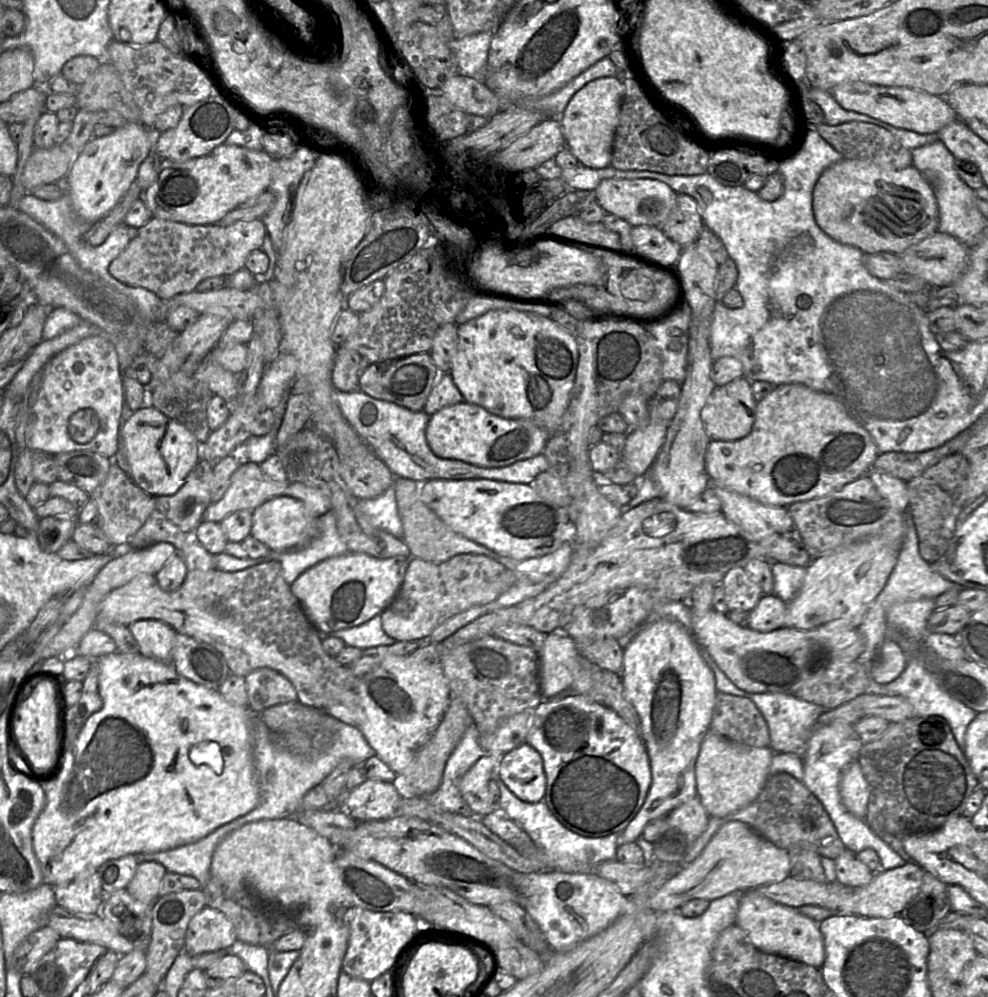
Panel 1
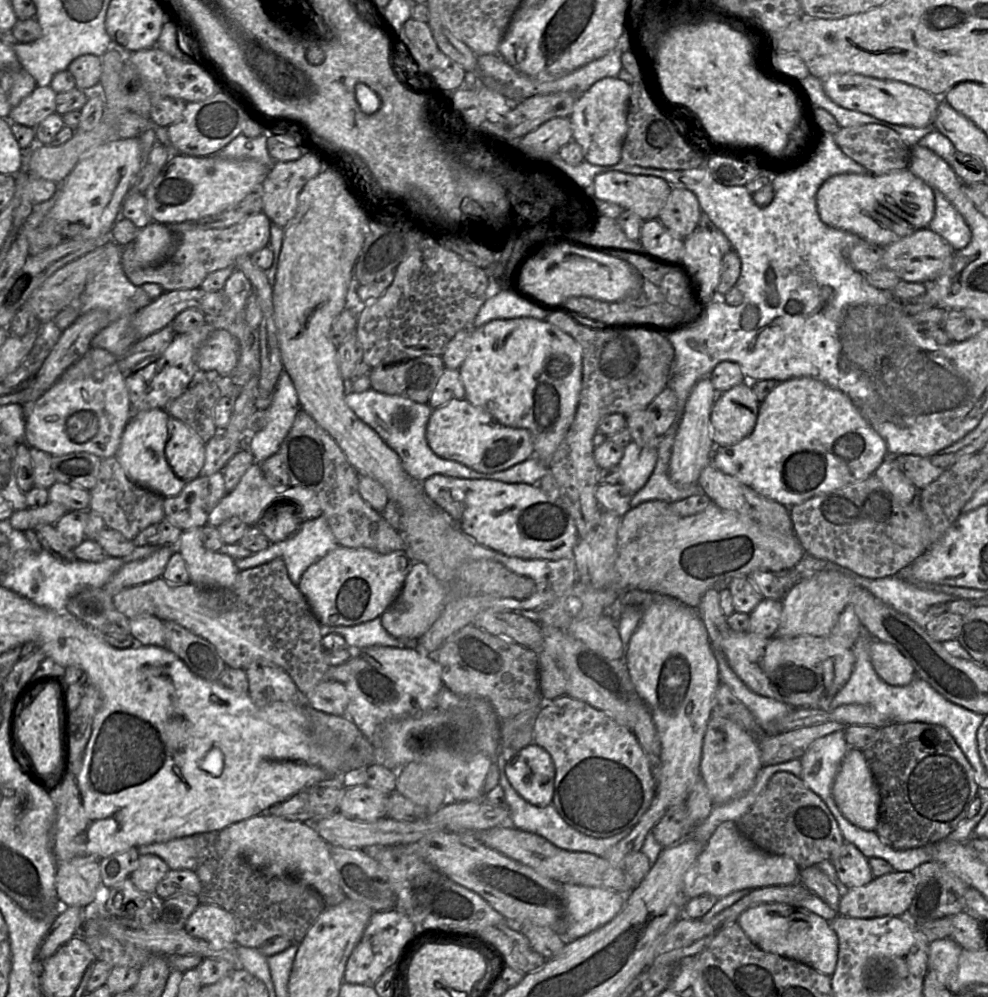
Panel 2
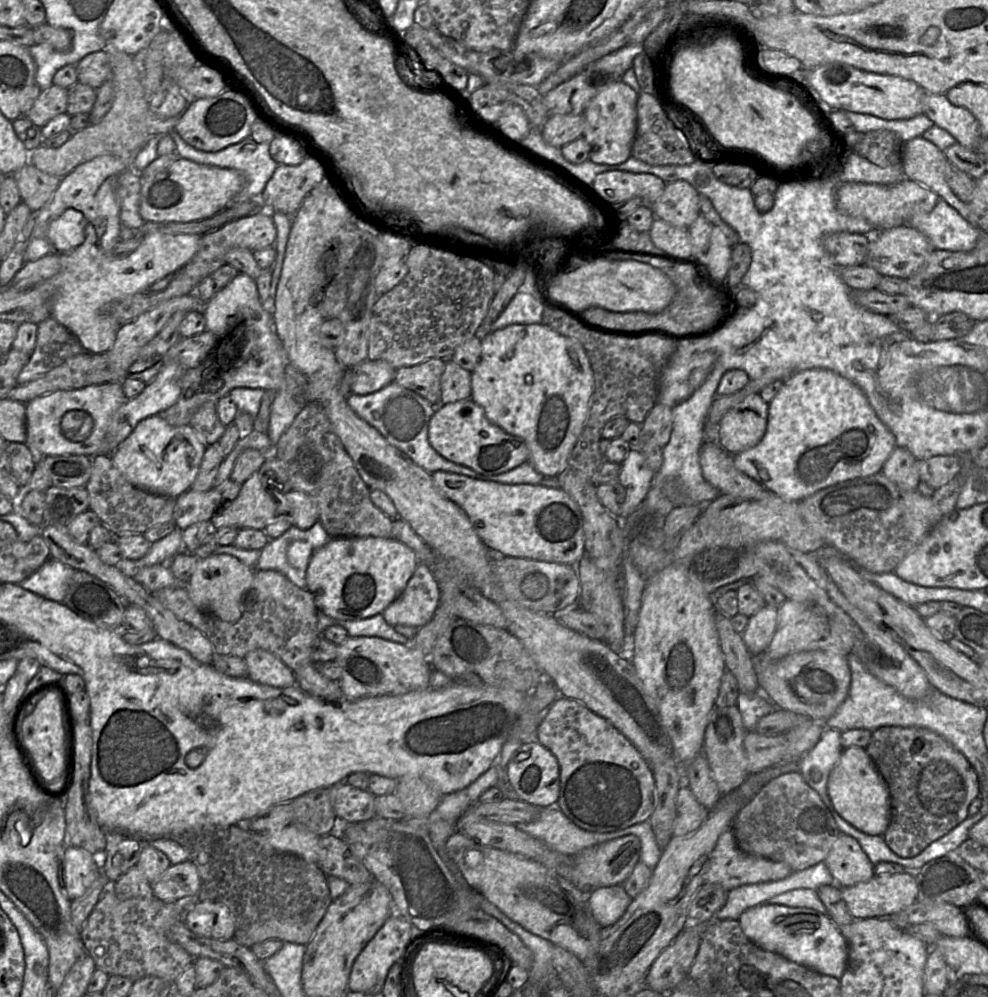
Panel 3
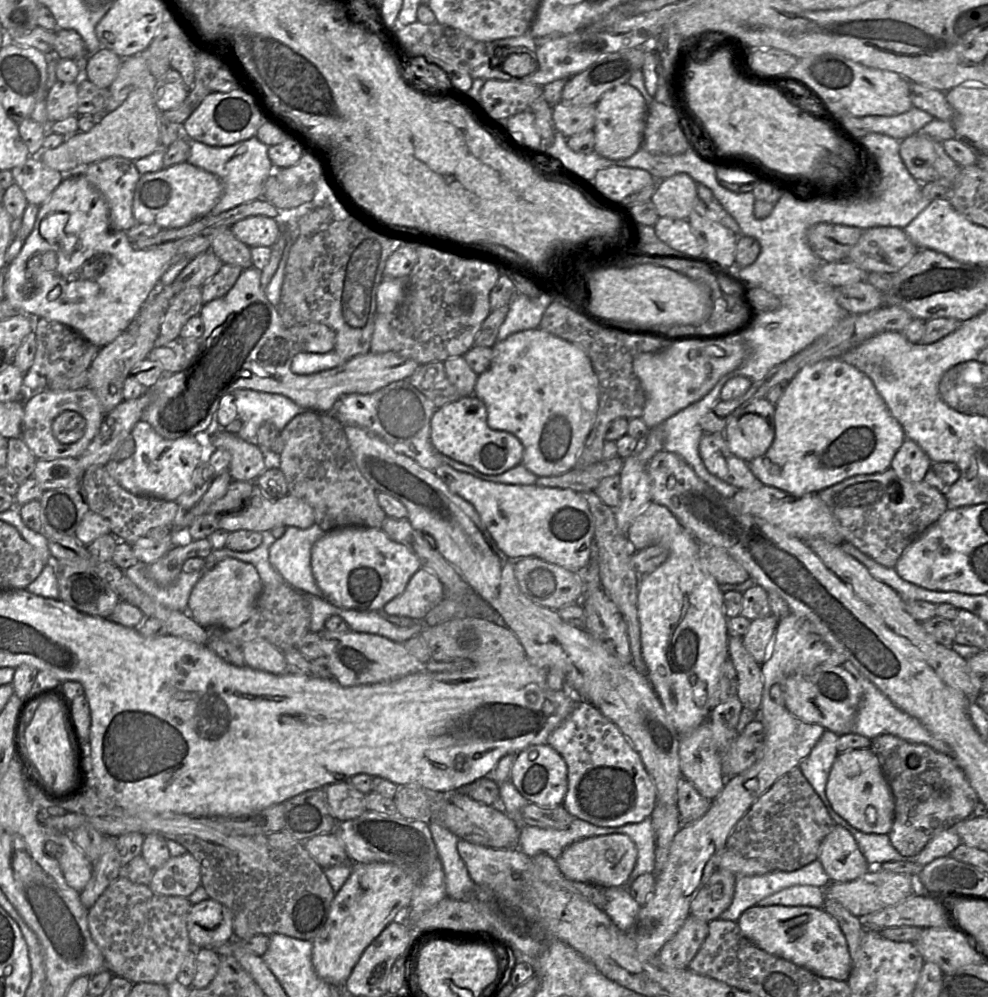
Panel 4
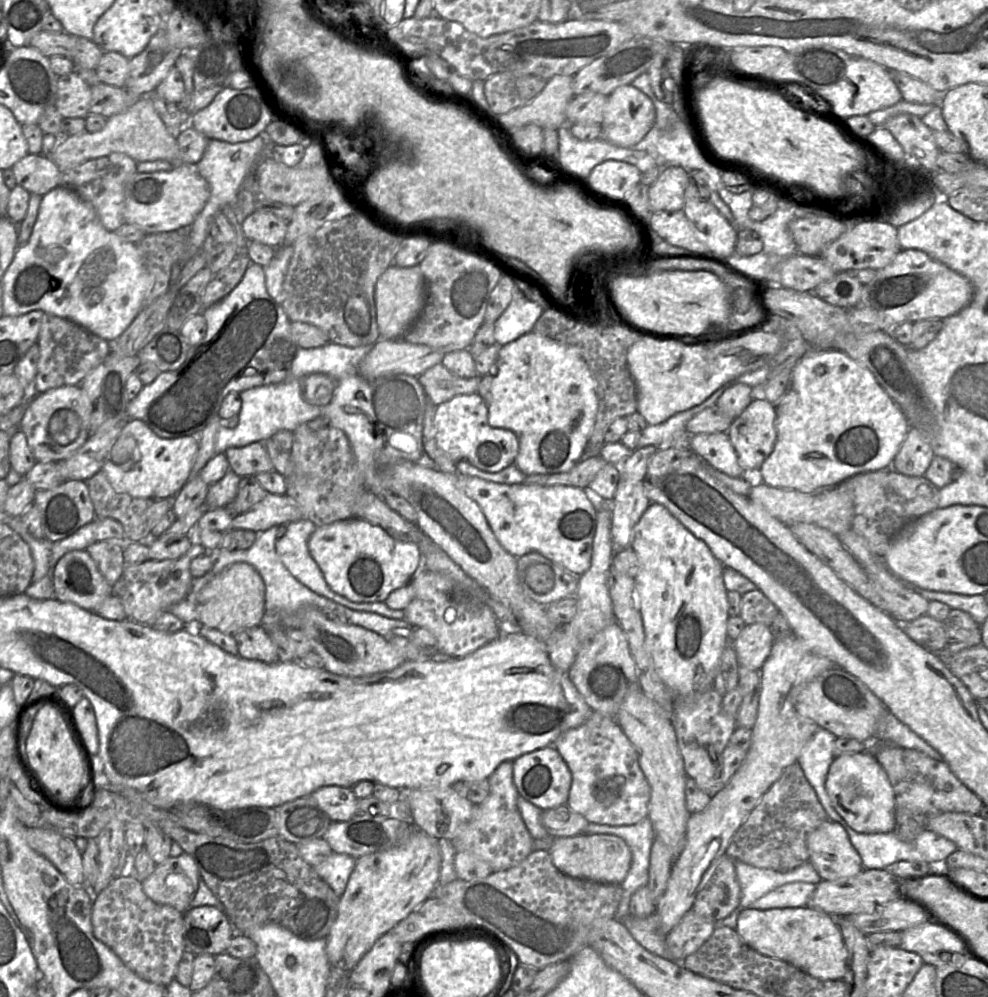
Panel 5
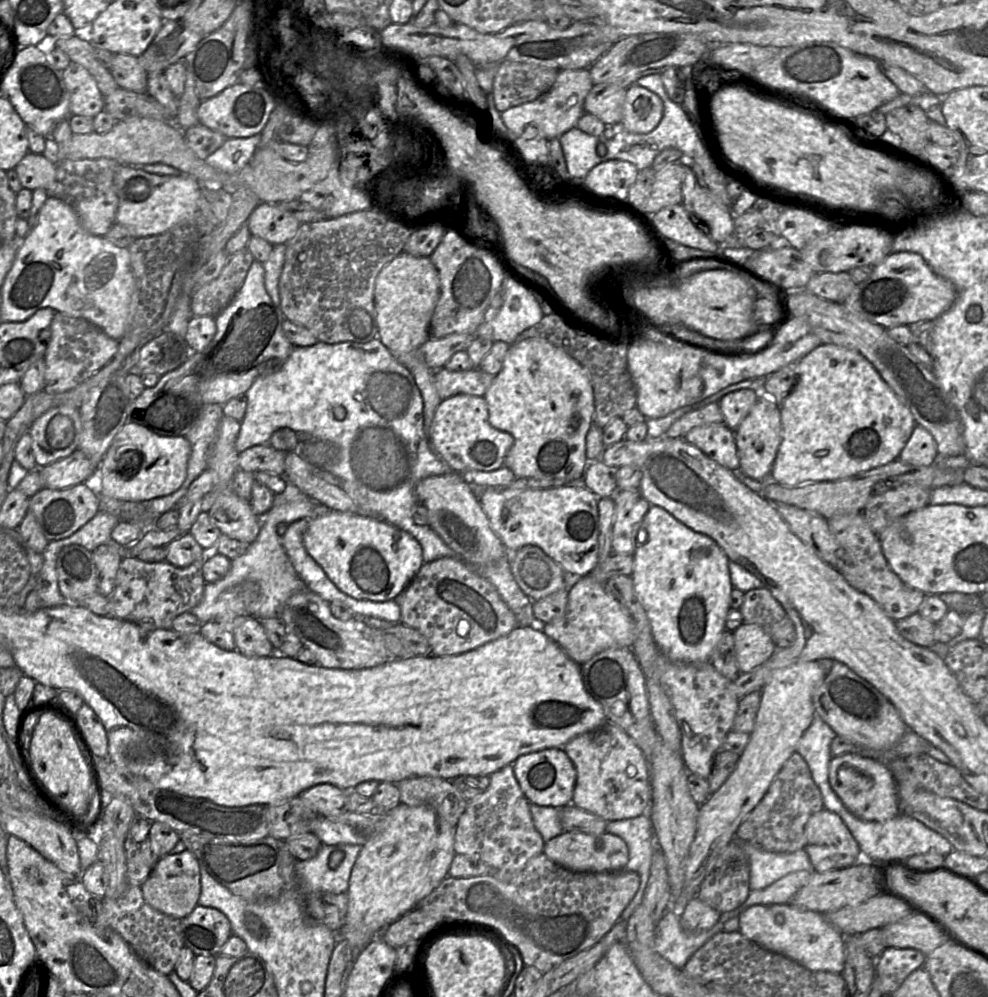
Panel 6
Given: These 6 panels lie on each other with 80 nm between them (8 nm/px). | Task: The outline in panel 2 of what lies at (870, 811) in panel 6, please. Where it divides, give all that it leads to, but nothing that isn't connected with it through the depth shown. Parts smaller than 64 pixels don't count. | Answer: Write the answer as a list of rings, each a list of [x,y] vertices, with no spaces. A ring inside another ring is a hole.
[[[850,748],[836,774],[832,794],[840,812],[849,822],[866,831],[876,830],[879,795],[862,750]]]

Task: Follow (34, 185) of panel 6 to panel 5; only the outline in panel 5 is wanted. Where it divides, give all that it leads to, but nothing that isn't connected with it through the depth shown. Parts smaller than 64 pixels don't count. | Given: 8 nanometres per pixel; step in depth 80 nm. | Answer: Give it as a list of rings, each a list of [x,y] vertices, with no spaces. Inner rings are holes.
[[[28,153],[12,167],[17,185],[30,194],[44,196],[59,186],[62,171],[56,163],[43,154]]]

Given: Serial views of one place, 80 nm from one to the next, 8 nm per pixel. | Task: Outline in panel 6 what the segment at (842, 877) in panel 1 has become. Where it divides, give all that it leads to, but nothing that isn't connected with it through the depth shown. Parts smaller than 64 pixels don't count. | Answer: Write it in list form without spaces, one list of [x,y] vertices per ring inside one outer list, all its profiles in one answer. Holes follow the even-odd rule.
[[[825,808],[808,820],[804,850],[816,873],[844,869],[862,859],[860,847],[846,824]]]

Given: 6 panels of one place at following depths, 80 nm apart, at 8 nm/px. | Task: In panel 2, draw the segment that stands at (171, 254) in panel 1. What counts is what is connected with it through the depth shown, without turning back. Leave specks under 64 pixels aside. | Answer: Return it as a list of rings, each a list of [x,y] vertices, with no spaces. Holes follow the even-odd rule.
[[[259,212],[227,228],[178,230],[176,251],[166,261],[143,267],[135,260],[134,250],[130,244],[123,250],[121,265],[127,279],[138,287],[146,283],[156,283],[165,292],[199,288],[210,273],[234,266],[240,256],[250,256],[268,246],[271,223],[264,212]]]

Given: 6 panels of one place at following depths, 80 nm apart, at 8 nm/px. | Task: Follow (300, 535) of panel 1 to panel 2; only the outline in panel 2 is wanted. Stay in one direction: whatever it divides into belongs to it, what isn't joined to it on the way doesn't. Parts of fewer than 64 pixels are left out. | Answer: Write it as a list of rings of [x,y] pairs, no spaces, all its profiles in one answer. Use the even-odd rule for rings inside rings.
[[[290,501],[274,502],[266,508],[256,524],[270,543],[283,541],[292,536],[301,526],[299,507]]]

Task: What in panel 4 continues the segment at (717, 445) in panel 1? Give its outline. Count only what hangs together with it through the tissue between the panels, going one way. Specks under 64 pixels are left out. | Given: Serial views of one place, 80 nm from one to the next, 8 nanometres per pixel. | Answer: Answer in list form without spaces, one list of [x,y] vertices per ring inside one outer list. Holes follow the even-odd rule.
[[[841,357],[823,359],[800,369],[789,380],[774,405],[773,442],[765,454],[748,465],[762,484],[797,497],[818,493],[856,475],[886,471],[906,437],[901,424],[888,410],[872,380]]]

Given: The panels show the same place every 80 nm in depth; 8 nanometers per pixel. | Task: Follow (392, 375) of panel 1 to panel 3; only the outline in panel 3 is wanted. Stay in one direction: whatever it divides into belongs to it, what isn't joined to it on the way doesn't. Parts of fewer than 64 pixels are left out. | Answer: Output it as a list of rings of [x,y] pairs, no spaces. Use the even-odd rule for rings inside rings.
[[[431,358],[414,366],[396,369],[393,382],[411,390],[434,407],[441,403],[440,379],[445,368],[445,360]]]

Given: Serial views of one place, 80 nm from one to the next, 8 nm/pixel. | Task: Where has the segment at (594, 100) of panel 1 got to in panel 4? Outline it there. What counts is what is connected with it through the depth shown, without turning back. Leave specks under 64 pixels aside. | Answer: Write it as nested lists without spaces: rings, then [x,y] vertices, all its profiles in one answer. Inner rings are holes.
[[[627,83],[605,92],[595,104],[594,151],[610,160],[632,156],[642,146],[647,111],[647,103],[640,92]]]

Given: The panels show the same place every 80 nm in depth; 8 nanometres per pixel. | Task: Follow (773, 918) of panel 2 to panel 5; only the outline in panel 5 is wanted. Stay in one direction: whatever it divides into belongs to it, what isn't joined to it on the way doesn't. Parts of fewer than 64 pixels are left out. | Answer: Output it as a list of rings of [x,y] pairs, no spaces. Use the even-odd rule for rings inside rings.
[[[809,906],[799,908],[745,909],[738,916],[737,933],[757,952],[785,961],[821,980],[843,979],[848,952],[834,917]]]

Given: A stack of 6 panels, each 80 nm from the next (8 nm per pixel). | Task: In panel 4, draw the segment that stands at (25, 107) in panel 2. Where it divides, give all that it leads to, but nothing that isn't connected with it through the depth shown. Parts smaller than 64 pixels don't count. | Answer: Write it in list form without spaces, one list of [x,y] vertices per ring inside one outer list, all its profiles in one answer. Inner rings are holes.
[[[77,82],[56,83],[48,90],[45,101],[48,124],[76,115],[78,107]]]

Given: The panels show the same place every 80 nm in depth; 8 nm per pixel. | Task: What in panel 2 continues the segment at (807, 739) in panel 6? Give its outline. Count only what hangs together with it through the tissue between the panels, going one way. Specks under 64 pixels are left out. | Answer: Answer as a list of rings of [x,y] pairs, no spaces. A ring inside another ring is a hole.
[[[835,731],[814,741],[800,759],[804,785],[830,809],[836,805],[832,794],[833,783],[847,753],[844,734]]]

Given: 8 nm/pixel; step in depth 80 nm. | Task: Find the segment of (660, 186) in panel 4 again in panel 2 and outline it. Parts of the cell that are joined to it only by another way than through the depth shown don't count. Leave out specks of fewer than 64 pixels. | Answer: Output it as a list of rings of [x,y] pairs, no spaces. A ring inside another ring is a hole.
[[[672,188],[658,220],[671,232],[685,239],[698,227],[700,215],[699,202],[693,192]]]

